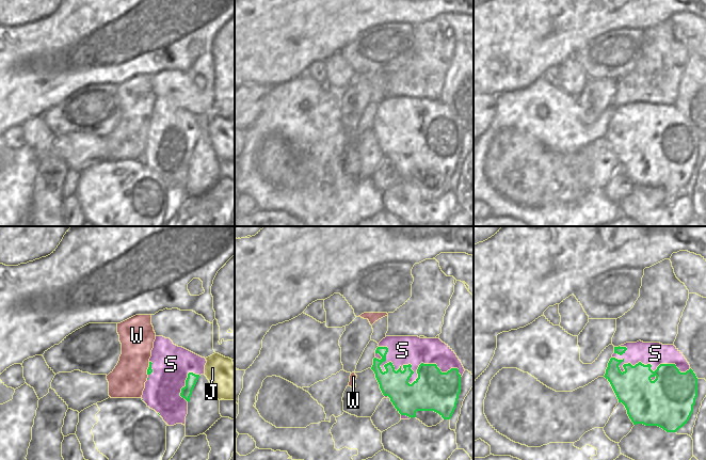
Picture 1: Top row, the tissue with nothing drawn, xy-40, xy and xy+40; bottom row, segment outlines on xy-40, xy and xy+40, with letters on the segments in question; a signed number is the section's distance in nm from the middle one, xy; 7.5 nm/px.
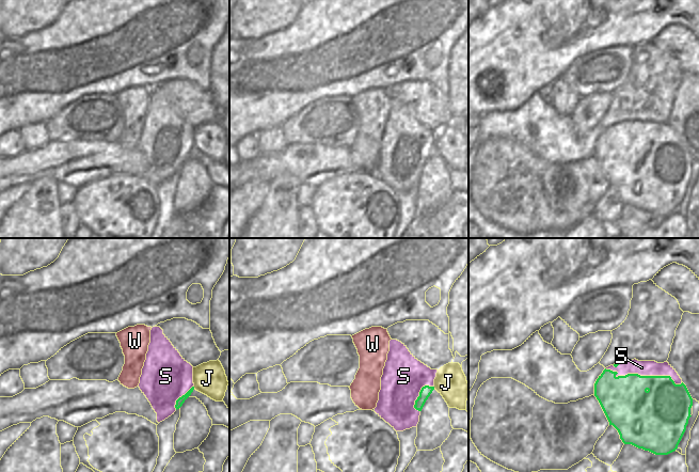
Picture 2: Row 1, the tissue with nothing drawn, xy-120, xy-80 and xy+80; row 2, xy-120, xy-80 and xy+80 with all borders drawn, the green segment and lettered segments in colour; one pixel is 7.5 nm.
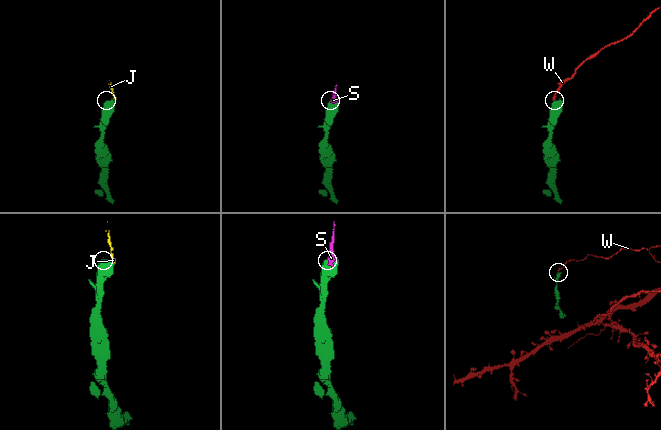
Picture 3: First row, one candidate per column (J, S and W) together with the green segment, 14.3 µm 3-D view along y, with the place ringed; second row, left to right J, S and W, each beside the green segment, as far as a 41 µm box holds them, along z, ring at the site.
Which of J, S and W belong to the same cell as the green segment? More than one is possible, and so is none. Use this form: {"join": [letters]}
{"join": []}

